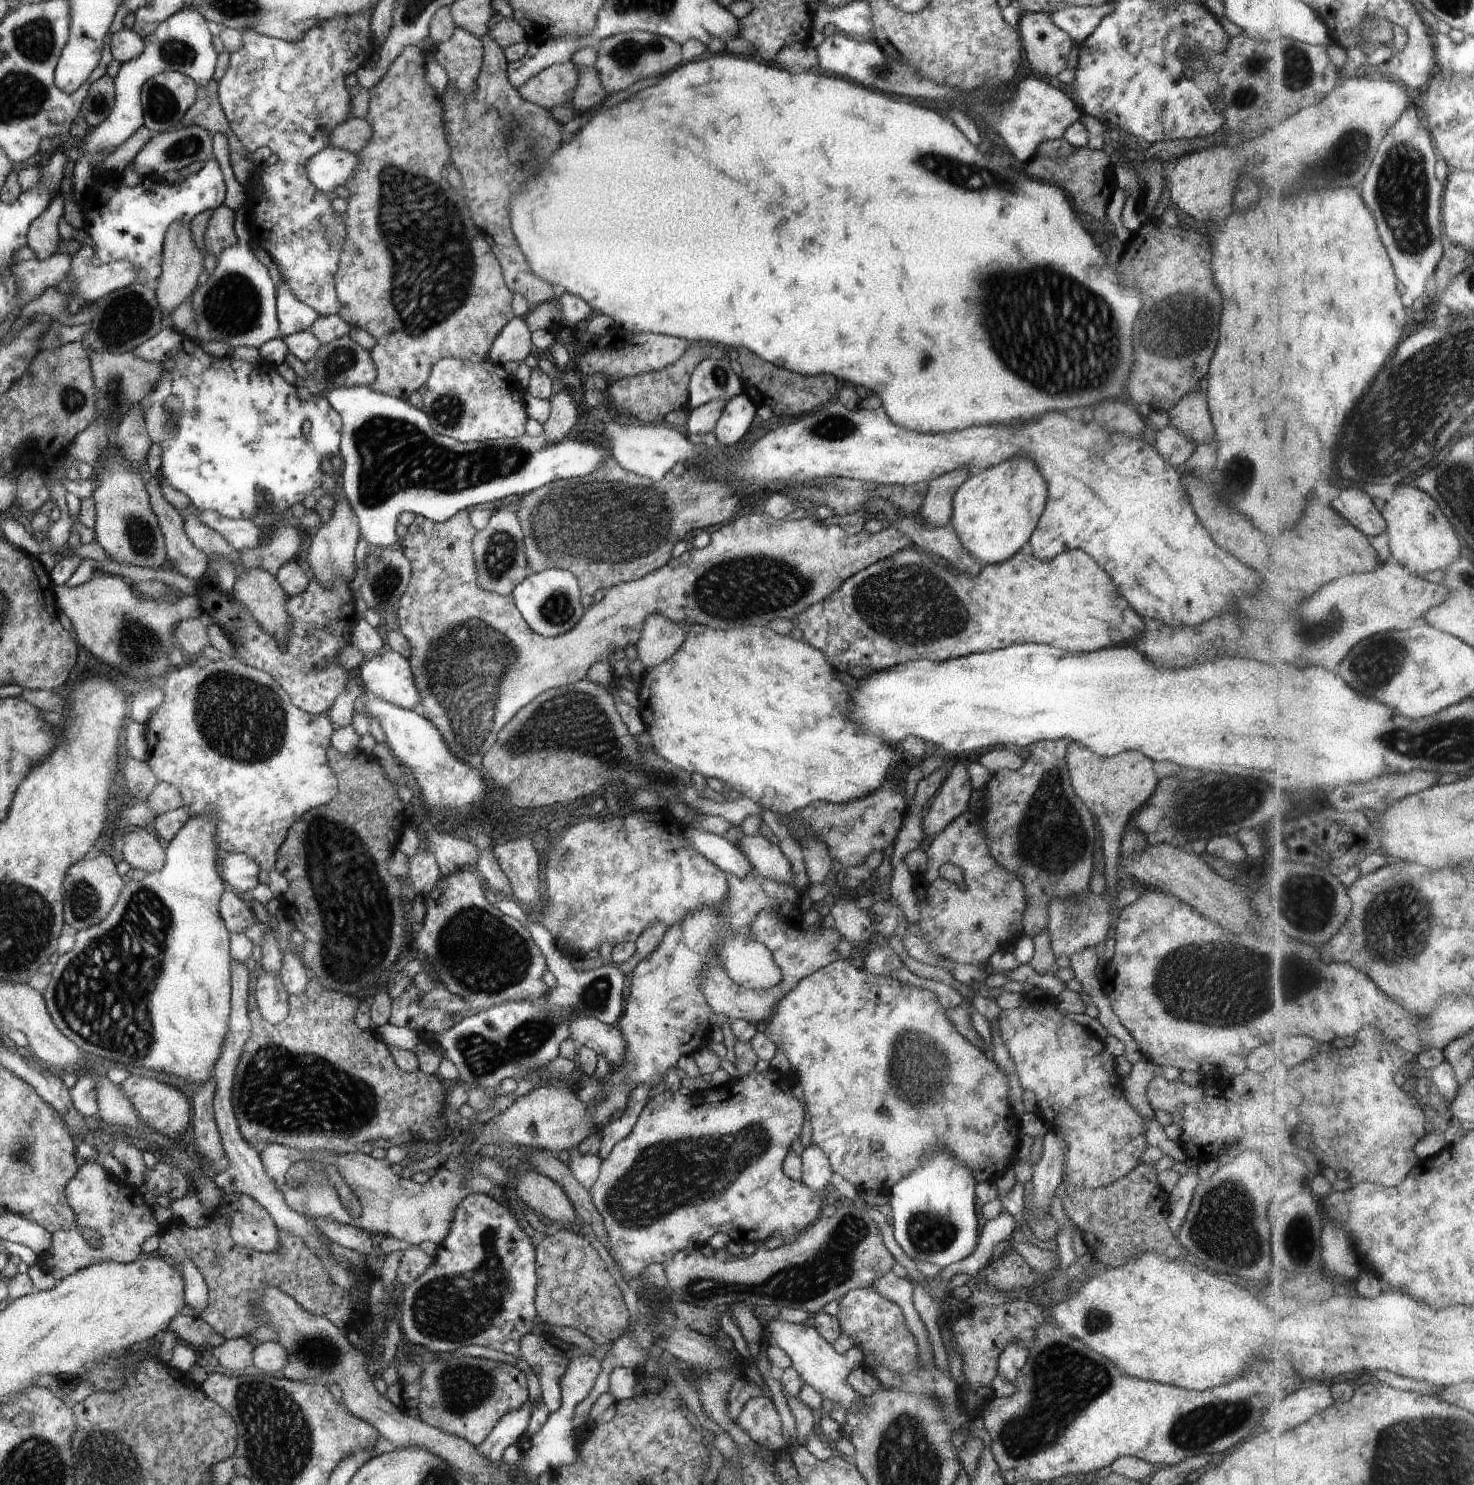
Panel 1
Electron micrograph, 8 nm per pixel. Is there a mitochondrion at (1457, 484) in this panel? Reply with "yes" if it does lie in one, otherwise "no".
yes

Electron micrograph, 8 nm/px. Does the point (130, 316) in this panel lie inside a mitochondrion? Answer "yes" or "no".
yes

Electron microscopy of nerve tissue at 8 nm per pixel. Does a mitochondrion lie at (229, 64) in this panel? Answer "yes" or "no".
no

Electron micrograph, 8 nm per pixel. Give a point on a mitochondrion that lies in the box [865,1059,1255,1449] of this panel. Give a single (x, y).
(930, 1232)

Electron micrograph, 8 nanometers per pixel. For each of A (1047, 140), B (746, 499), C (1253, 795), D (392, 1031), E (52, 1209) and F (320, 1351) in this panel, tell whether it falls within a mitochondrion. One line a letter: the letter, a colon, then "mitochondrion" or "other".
A: other
B: other
C: mitochondrion
D: other
E: other
F: mitochondrion

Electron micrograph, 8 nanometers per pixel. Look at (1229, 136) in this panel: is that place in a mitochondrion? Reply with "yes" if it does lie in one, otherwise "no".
no

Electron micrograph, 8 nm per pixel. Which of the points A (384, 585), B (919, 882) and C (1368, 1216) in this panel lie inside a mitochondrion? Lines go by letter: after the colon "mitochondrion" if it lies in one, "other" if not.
A: mitochondrion
B: other
C: other

